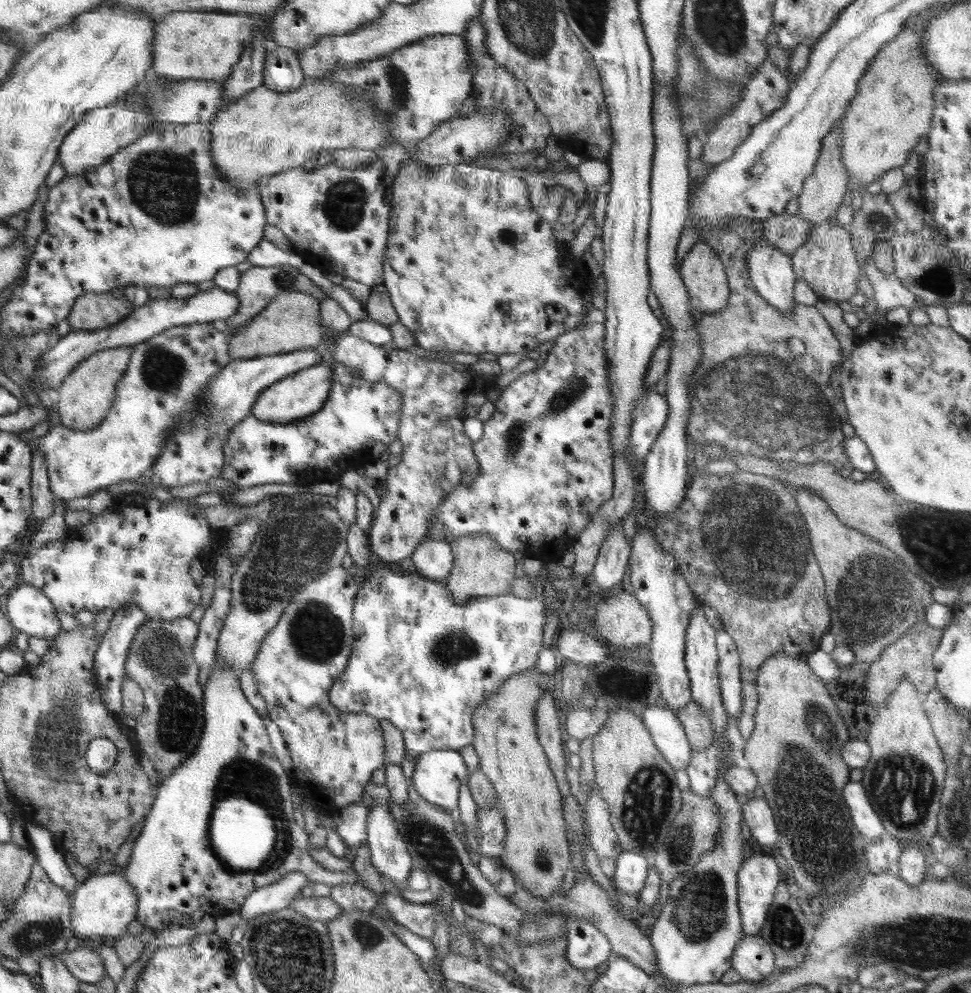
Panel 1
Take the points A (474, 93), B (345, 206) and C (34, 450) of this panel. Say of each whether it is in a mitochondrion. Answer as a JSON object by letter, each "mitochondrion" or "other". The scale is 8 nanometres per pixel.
{"A":"other","B":"mitochondrion","C":"other"}

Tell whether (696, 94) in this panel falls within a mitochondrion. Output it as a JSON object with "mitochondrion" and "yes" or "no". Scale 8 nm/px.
{"mitochondrion":"yes"}

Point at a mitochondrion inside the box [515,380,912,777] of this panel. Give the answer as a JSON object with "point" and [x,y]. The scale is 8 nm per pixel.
{"point":[754,543]}

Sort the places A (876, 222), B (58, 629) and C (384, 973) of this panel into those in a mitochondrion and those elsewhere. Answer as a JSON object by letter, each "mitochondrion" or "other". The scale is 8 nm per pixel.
{"A":"mitochondrion","B":"other","C":"other"}

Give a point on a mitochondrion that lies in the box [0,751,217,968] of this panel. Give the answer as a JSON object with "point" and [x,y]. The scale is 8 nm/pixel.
{"point":[34,936]}

